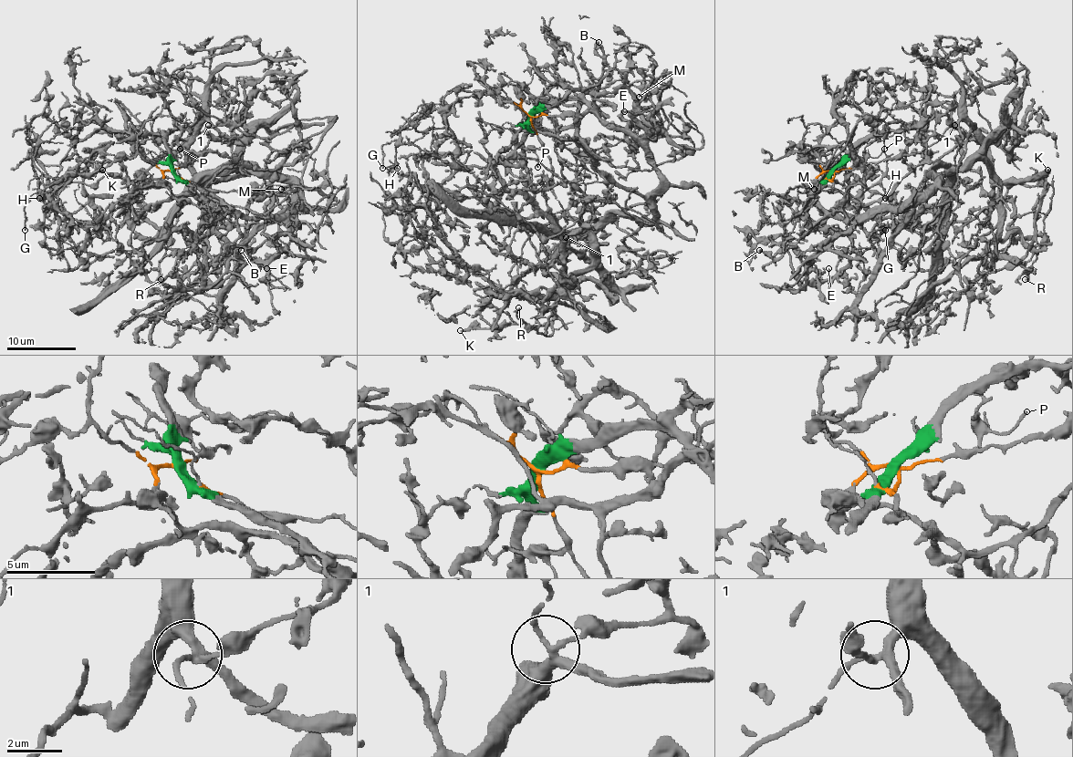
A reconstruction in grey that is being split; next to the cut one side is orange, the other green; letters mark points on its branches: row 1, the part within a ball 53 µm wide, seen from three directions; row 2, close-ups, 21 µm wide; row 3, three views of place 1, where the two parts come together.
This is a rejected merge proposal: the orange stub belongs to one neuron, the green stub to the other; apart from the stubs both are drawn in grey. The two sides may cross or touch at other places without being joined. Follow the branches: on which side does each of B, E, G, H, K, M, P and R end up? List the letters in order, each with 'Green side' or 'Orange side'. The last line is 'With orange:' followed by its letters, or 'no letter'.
B: Green side
E: Green side
G: Orange side
H: Orange side
K: Orange side
M: Orange side
P: Orange side
R: Orange side
With orange: G, H, K, M, P, R

